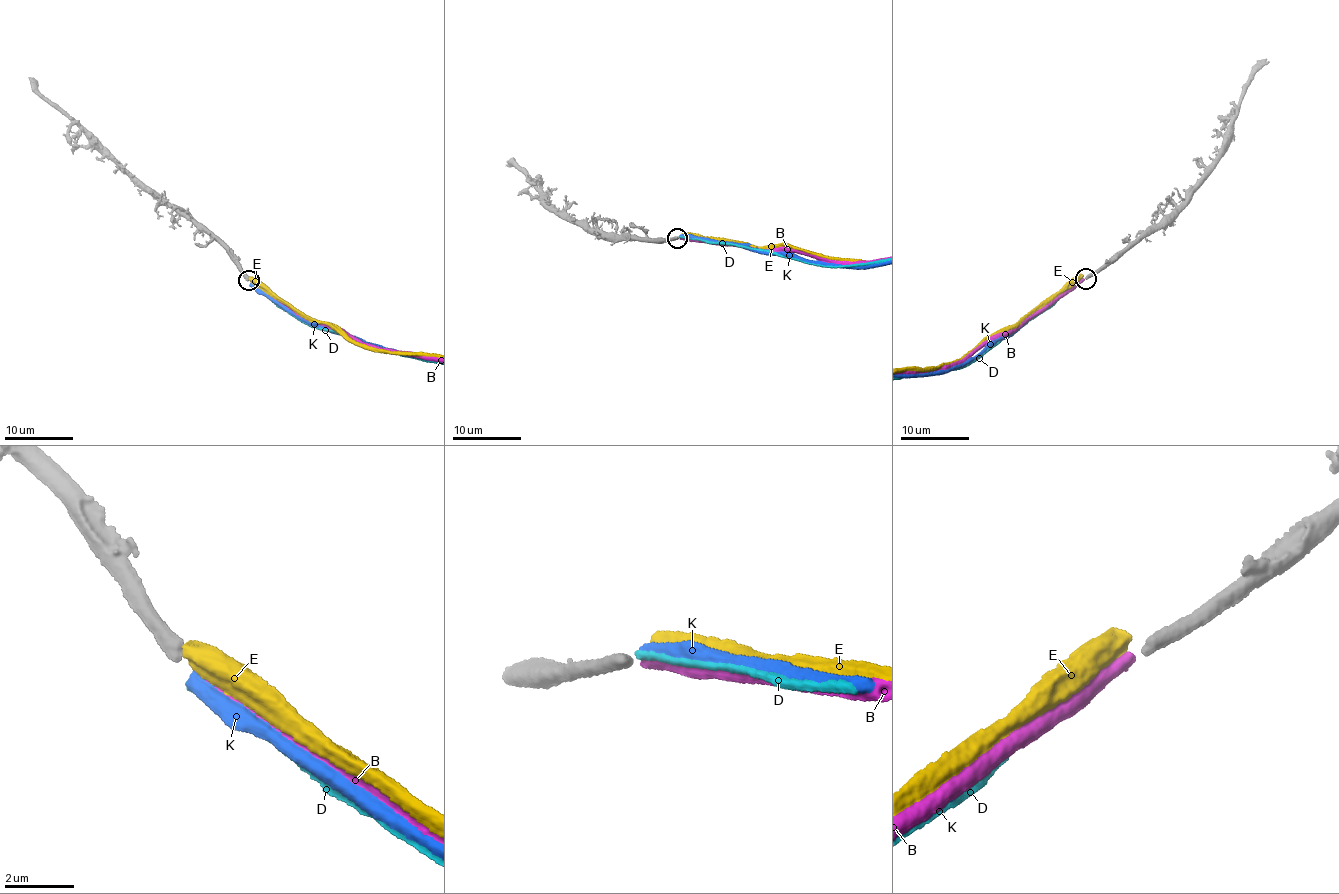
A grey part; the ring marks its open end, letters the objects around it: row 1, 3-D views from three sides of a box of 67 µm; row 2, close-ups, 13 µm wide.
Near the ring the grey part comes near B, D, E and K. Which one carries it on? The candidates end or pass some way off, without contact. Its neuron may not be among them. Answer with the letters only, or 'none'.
B

